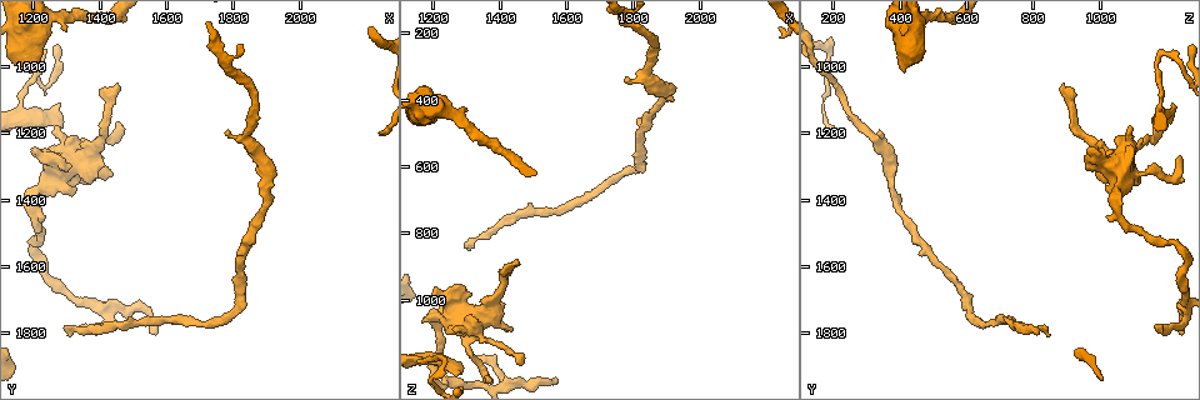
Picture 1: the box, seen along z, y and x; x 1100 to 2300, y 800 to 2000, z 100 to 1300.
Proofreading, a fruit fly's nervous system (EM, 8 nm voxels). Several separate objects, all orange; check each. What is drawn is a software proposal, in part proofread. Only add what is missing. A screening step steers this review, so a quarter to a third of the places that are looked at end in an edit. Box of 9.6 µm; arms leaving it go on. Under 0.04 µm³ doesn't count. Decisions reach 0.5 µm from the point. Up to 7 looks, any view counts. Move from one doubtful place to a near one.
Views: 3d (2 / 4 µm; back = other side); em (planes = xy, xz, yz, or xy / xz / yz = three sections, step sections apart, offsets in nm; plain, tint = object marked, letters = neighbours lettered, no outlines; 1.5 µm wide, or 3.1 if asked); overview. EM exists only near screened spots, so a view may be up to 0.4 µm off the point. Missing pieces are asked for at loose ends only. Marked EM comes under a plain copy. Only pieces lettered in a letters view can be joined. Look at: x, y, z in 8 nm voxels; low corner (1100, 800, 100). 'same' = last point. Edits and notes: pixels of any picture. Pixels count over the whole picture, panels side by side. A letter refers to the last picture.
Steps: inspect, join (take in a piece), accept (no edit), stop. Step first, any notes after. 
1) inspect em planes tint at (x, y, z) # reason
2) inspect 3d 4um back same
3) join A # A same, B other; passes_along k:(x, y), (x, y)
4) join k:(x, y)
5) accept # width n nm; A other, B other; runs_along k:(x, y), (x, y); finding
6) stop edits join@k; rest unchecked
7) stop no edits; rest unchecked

inspect em planes letters at (1310, 1810, 850) # tapers out

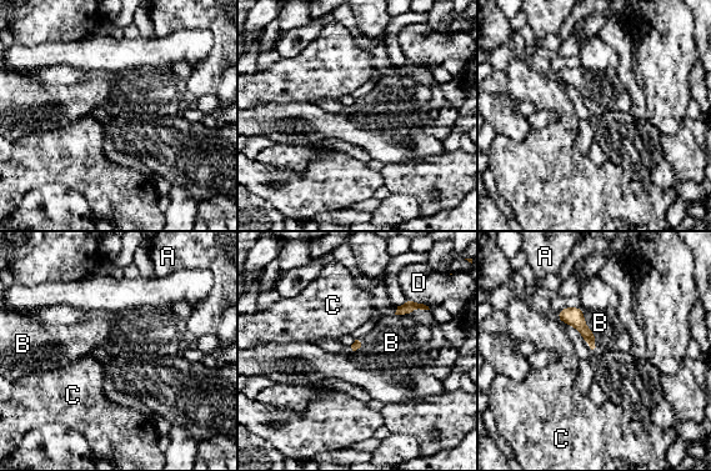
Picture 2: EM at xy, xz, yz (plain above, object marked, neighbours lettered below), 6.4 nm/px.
join B # A other, B same, C other, D other; passes_along 2:(574, 316), (590, 329), (600, 322); the neuron continues

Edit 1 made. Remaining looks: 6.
inspect overview

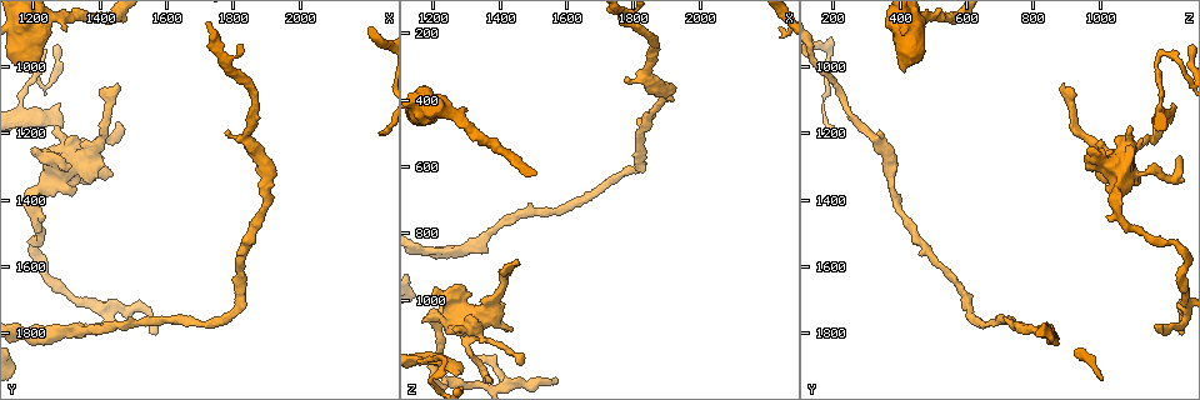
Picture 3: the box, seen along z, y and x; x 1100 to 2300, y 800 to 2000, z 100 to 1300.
inspect em xz step 4 tint at (1560, 1800, 1230) # branch stops here

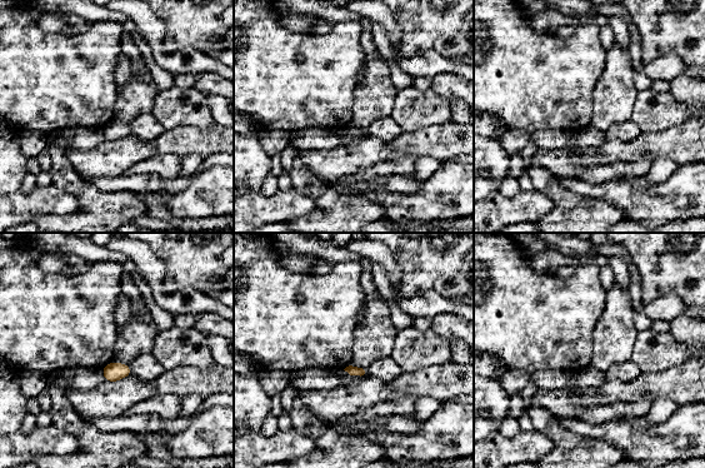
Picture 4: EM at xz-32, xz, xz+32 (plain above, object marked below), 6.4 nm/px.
inspect em xz step 4 letters same

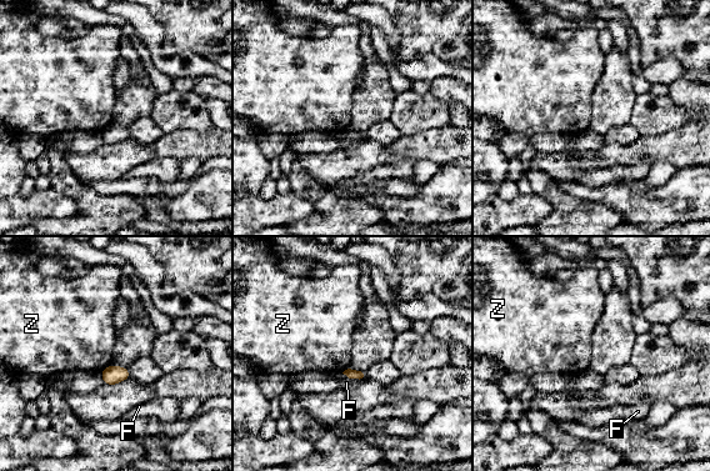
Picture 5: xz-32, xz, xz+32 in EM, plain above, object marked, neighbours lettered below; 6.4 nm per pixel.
accept # F other, Z other; border 5:(110, 364), (99, 372); none of them fits

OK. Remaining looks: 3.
inspect em yz step 8 tint at (1790, 1190, 340) # branch stops here

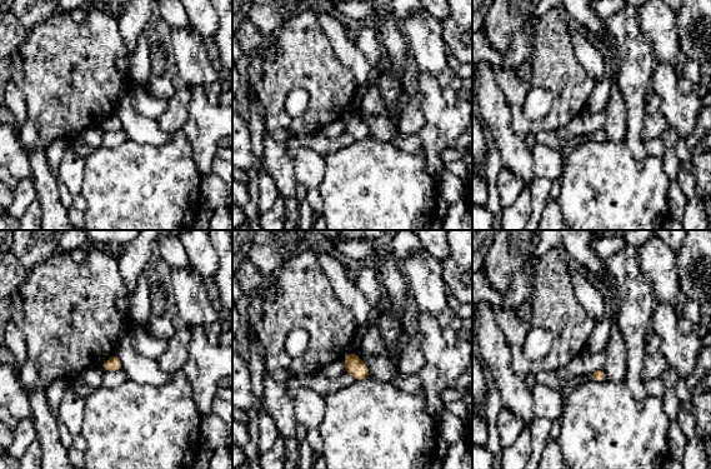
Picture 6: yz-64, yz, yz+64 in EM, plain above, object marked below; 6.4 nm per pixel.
inspect em yz step 8 letters same

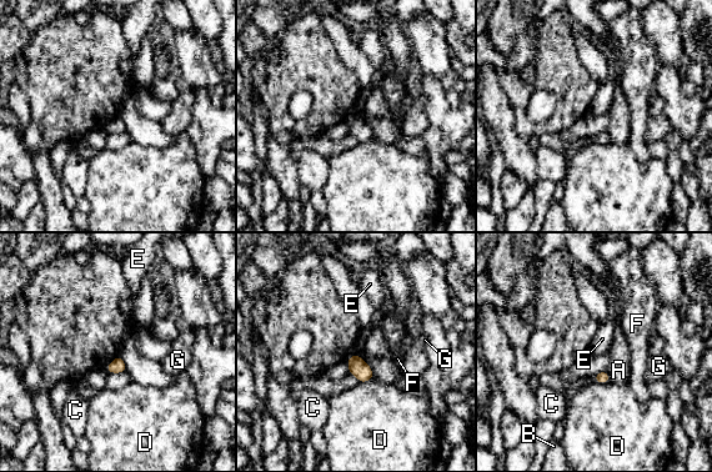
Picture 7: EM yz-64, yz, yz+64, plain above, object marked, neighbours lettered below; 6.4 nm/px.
accept # A other, B other, C other, D other, E other, F other, G other; border 7:(352, 354), (360, 356); none of them fits

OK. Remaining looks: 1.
stop edits join@2; rest unchecked

